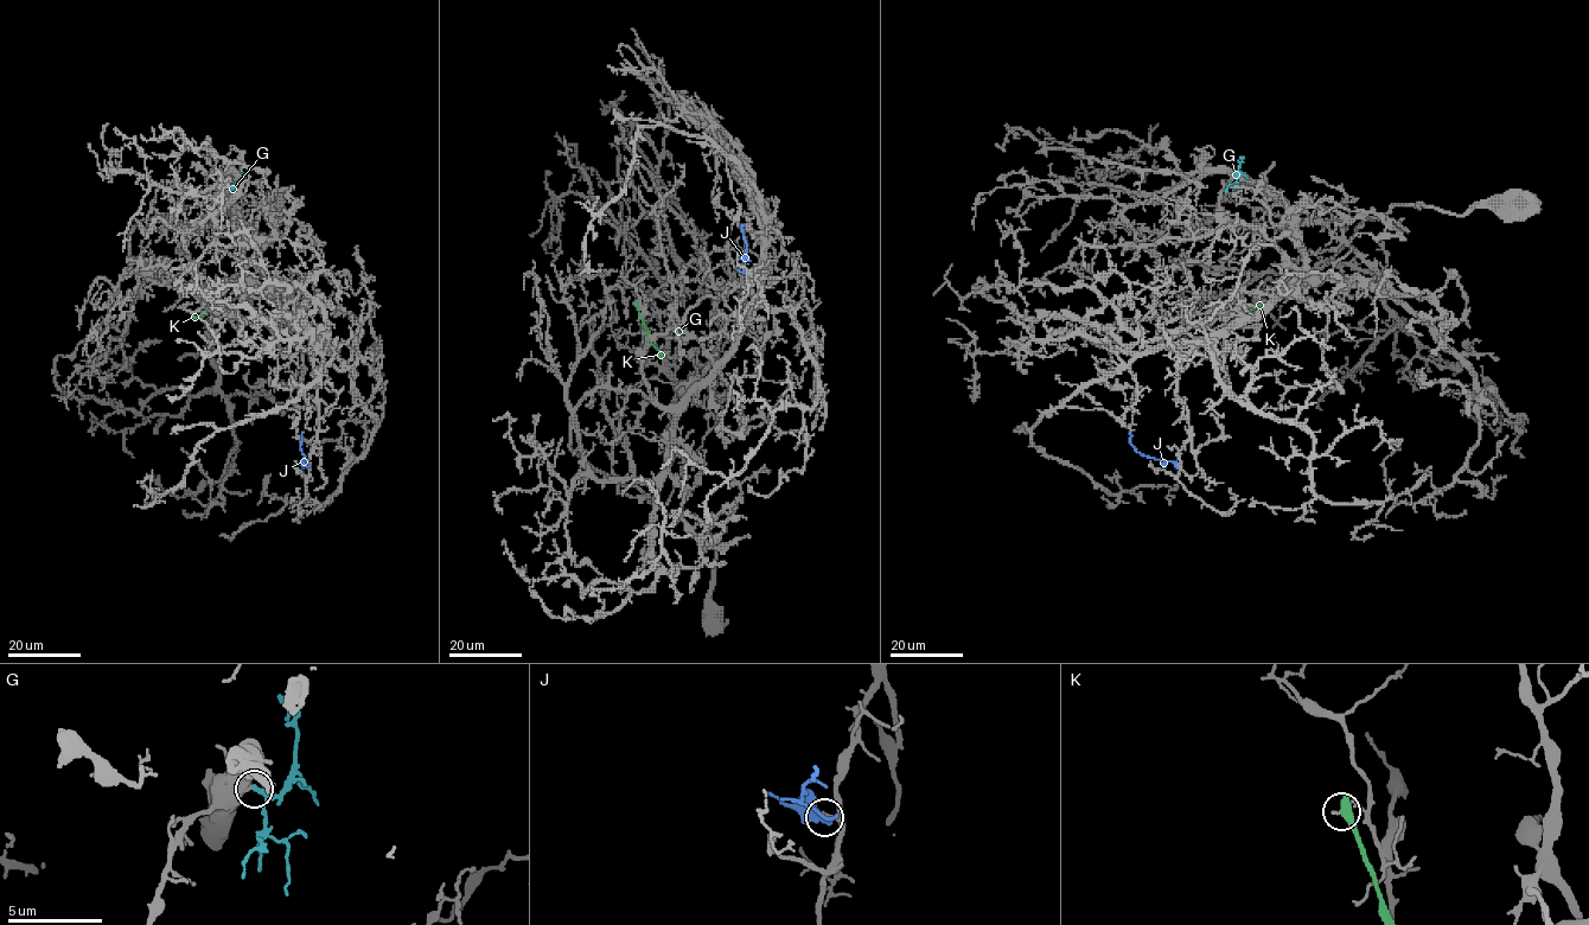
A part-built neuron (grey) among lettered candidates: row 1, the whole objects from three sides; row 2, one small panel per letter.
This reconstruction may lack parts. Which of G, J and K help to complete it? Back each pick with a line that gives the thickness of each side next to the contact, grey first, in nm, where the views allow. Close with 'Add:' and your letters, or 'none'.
G: 650 nm thick on the grey side, 220 nm on the other
Add: G

